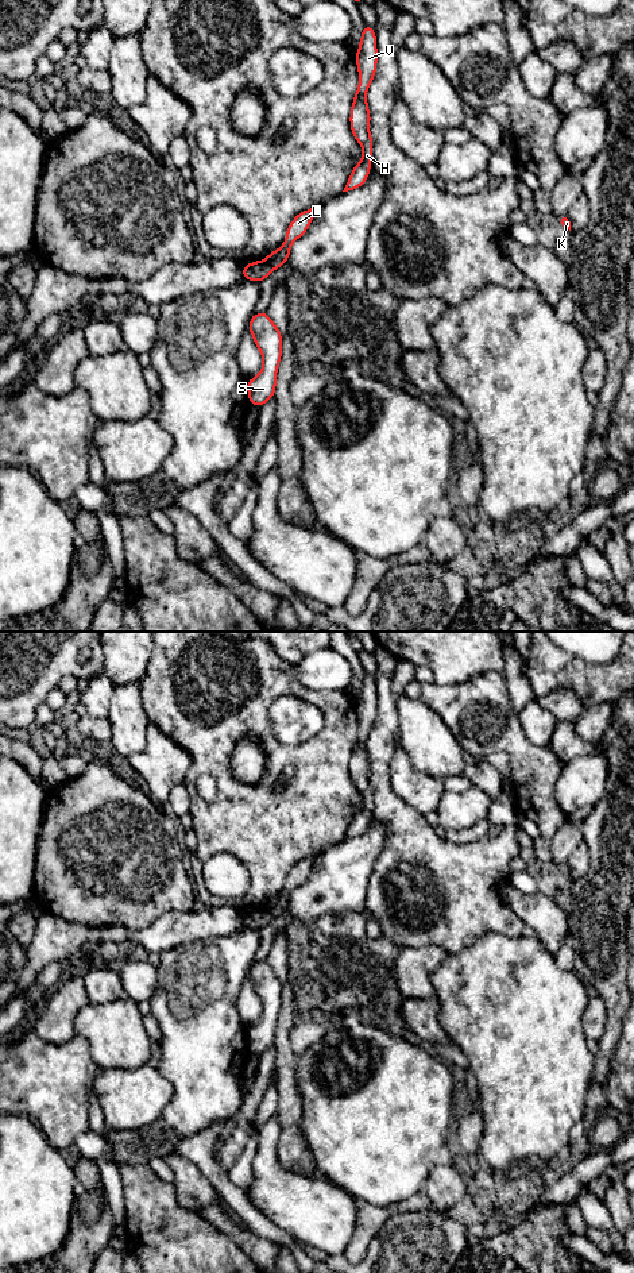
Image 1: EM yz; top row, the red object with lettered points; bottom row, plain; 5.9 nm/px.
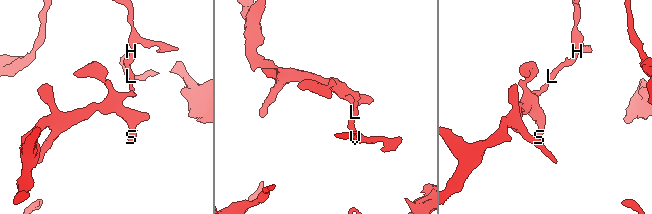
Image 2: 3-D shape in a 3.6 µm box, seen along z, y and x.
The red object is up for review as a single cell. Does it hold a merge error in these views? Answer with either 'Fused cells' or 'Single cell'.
Fused cells

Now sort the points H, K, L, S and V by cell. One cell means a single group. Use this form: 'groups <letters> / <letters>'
groups H K L V / S

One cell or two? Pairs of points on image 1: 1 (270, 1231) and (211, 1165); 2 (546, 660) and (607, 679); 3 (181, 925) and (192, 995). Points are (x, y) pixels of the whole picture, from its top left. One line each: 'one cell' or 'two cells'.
1: one cell
2: one cell
3: two cells

